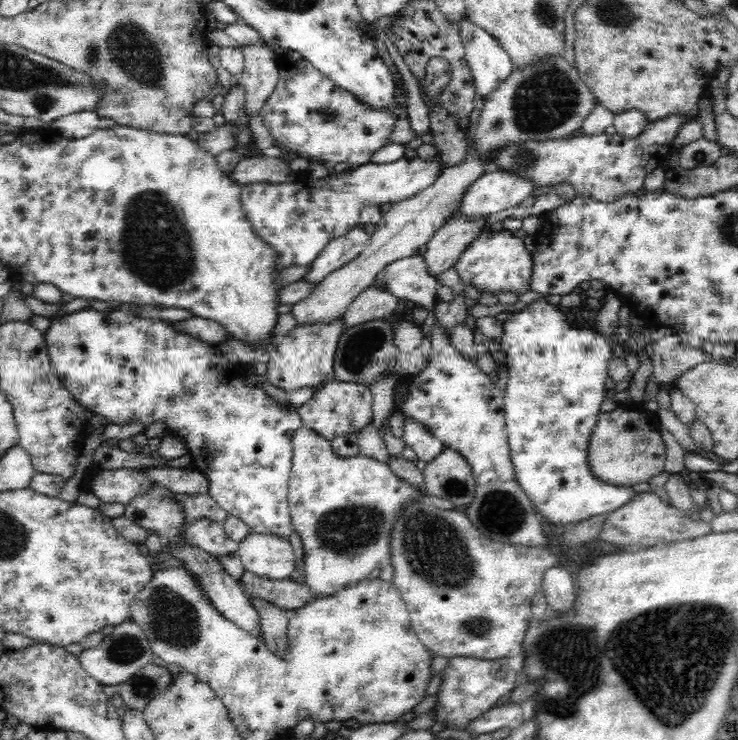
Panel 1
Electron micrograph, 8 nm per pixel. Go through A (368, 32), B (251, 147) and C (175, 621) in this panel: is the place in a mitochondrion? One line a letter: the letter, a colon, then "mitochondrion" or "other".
A: other
B: other
C: mitochondrion

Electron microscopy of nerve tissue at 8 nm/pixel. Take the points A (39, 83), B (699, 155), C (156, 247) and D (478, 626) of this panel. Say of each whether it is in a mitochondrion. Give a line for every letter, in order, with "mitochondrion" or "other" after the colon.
A: mitochondrion
B: mitochondrion
C: mitochondrion
D: mitochondrion

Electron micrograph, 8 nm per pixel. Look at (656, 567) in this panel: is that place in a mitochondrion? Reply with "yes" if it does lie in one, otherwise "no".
no

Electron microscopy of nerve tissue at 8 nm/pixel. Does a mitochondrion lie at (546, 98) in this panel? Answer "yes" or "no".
yes

